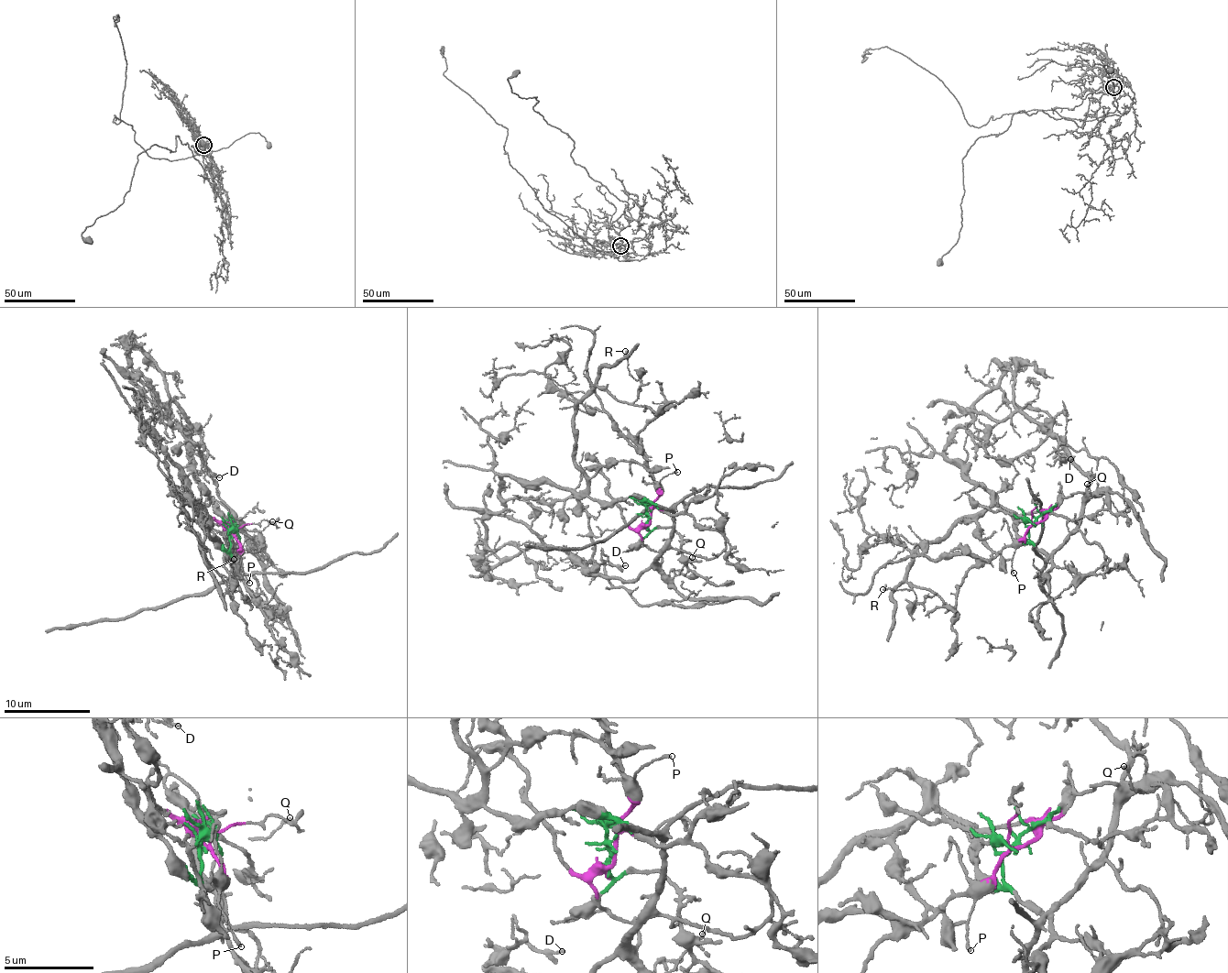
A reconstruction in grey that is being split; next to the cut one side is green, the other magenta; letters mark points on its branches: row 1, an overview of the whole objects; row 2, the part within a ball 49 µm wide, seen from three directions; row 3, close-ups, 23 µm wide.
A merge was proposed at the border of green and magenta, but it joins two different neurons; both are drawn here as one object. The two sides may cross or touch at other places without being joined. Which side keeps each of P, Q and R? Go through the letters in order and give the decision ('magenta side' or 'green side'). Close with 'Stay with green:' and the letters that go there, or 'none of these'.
P: magenta side
Q: magenta side
R: green side
Stay with green: R

